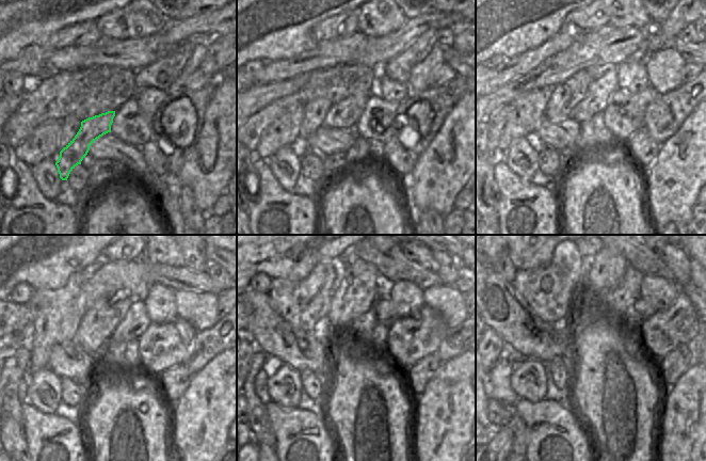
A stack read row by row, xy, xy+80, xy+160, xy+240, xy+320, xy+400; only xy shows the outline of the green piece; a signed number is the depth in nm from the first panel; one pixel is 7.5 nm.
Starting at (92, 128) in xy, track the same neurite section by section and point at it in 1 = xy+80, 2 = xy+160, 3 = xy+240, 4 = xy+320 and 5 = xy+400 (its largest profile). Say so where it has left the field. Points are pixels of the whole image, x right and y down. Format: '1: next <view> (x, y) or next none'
1: next xy+80 (345, 114)
2: next xy+160 (596, 99)
3: next xy+240 (135, 321)
4: next xy+320 (385, 312)
5: next xy+400 (643, 306)

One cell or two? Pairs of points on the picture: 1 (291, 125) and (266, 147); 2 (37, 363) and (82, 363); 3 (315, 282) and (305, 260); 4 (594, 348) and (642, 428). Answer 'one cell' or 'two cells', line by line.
1: one cell
2: two cells
3: two cells
4: one cell

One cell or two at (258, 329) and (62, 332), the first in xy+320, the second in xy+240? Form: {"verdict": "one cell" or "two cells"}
{"verdict": "two cells"}

